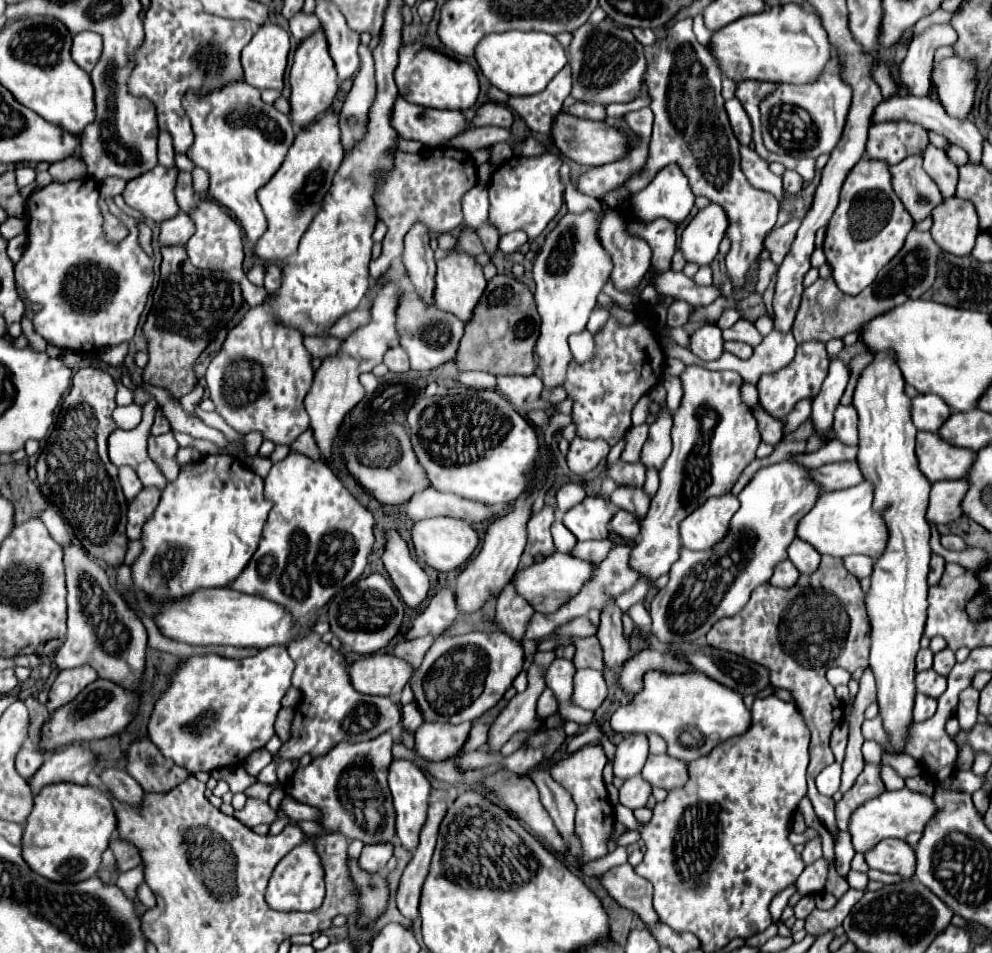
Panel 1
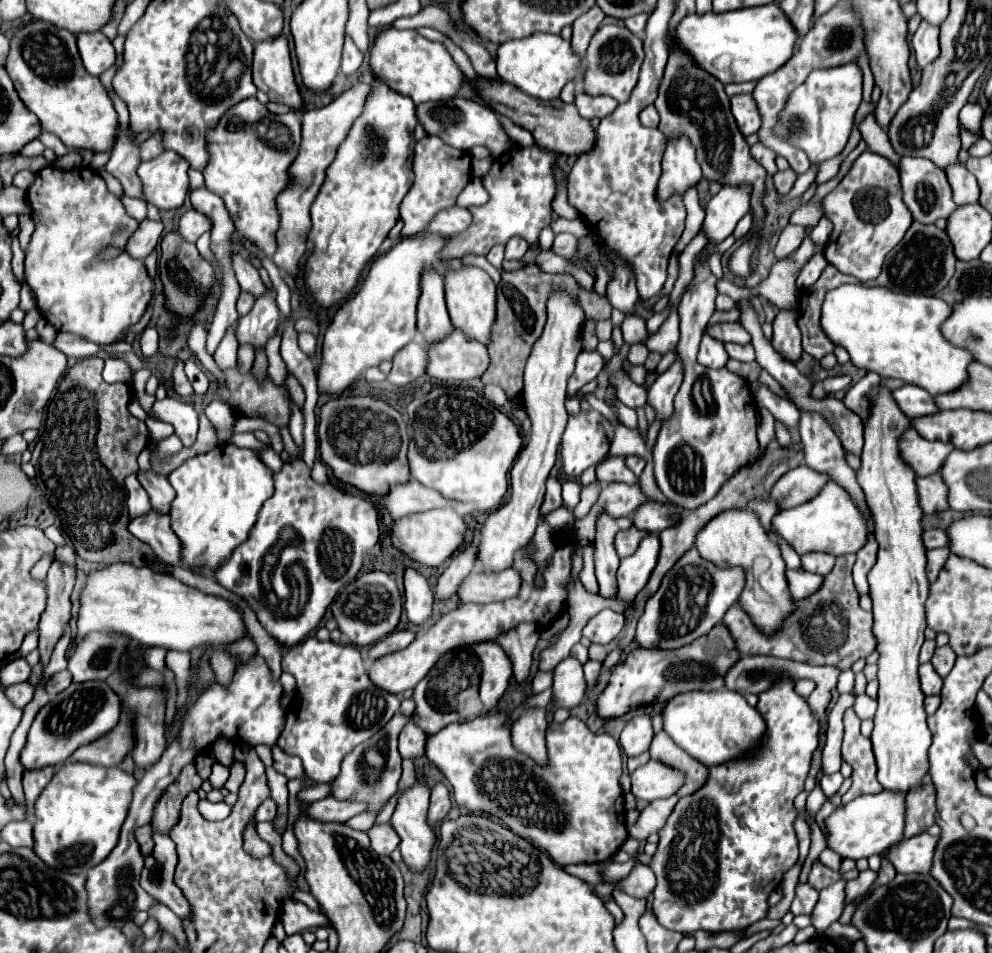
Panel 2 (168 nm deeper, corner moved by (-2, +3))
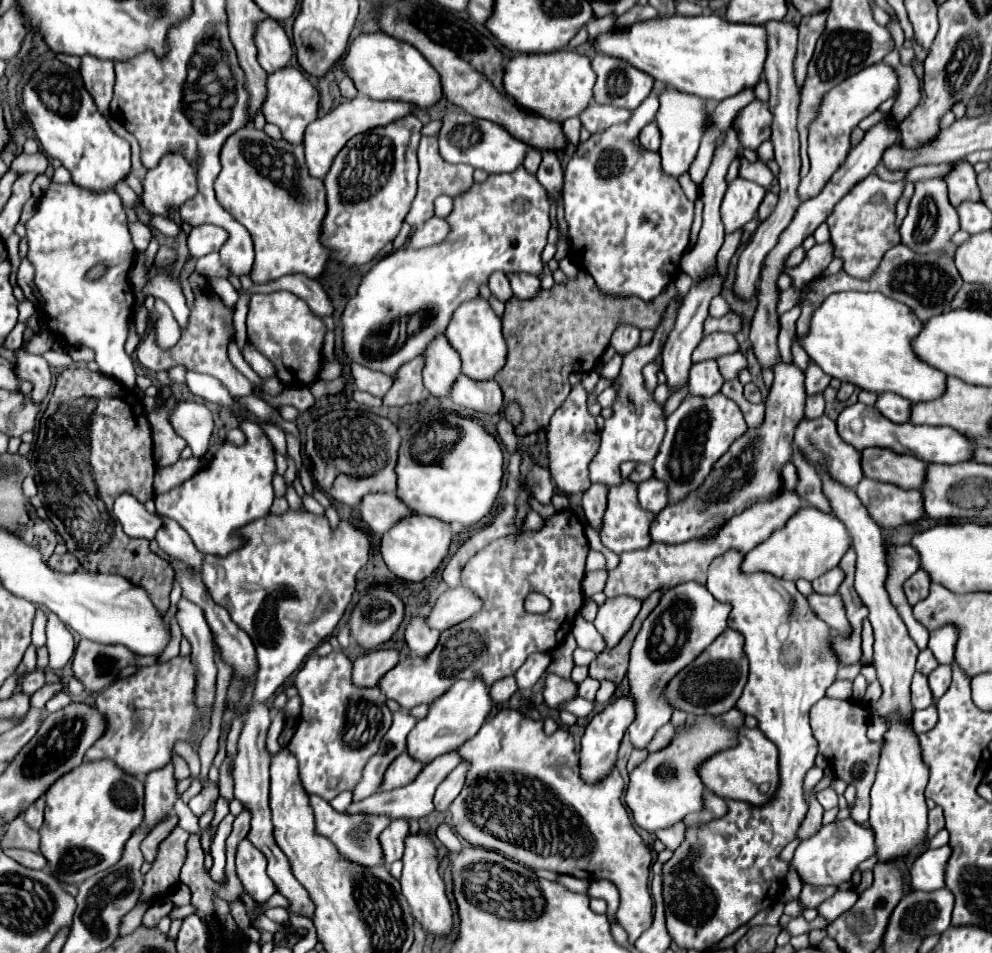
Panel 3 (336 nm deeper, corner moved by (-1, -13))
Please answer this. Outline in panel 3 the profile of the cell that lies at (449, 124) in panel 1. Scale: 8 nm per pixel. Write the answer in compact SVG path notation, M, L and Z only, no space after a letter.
M450 112L444 116L444 126L438 134L440 142L440 154L444 160L452 164L470 164L472 168L480 168L488 174L502 174L502 172L514 172L526 158L528 146L520 140L516 140L510 132L506 132L502 126L490 120L474 118L466 112Z

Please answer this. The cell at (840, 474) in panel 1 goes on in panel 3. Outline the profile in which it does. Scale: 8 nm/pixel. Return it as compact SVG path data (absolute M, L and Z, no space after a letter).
M782 490L780 496L768 502L752 504L752 508L744 510L742 514L732 516L714 536L710 538L698 538L690 540L684 544L664 544L664 542L654 542L652 548L644 548L640 552L626 552L620 556L620 564L616 570L610 572L604 594L606 598L616 598L616 596L632 596L638 600L646 600L652 592L656 590L670 590L678 584L684 582L698 582L706 584L708 578L708 566L714 558L726 554L728 550L738 550L742 554L750 552L760 540L766 540L776 528L784 526L790 516L794 516L802 506L802 500L796 492Z

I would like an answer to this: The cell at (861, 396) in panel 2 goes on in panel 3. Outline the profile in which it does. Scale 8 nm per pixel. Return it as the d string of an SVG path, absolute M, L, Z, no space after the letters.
M860 402L846 406L838 414L836 426L838 426L838 434L842 436L842 440L852 444L856 450L880 446L880 448L890 448L896 454L912 454L918 460L924 460L926 464L930 464L930 462L958 464L958 462L972 460L972 456L968 456L968 452L972 452L974 444L968 444L964 440L964 436L960 436L958 432L952 432L952 428L947 426L916 426L910 422L892 424L890 420L884 420L884 416L880 416L880 412L876 412L874 406L866 406Z

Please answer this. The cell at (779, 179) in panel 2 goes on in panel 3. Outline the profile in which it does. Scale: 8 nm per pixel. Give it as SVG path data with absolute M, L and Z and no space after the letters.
M768 190L768 192L766 192L766 196L764 196L764 200L762 200L762 204L760 204L760 208L758 208L758 216L760 216L762 220L766 220L766 218L772 214L772 210L774 210L776 202L778 202L778 196L776 196L776 194L772 194L772 192Z

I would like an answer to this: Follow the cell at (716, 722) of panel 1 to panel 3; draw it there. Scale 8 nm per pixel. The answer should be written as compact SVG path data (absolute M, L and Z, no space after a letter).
M742 728L740 744L736 748L724 750L712 756L708 762L700 766L700 778L704 786L720 798L748 802L752 806L764 806L770 802L778 790L780 774L778 774L778 748L774 742L766 738L766 734L758 728Z

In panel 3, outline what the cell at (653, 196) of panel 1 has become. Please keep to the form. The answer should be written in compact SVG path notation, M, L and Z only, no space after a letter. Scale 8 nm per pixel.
M666 88L660 92L660 108L656 114L656 122L658 122L658 128L662 132L662 148L660 148L662 168L666 174L678 178L680 174L688 172L692 160L696 158L700 140L704 136L706 122L708 122L706 100Z

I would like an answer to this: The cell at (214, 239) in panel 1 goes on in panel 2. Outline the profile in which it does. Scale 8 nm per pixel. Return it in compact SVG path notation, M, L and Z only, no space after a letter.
M233 242L233 256L231 256L231 264L233 264L233 270L235 270L235 276L241 284L243 290L251 292L253 296L261 296L261 292L265 292L265 284L261 282L261 276L259 276L259 270L239 252L237 244Z

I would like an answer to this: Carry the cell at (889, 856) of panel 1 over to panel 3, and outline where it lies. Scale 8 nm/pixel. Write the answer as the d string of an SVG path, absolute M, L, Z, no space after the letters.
M940 846L936 850L928 848L914 864L912 864L912 886L914 890L940 890L944 888L946 864L952 856L952 848Z

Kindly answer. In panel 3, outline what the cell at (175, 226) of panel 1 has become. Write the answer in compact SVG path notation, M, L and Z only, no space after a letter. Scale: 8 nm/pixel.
M202 224L192 228L188 236L188 250L194 258L200 258L210 252L218 252L226 240L228 240L228 232L224 228L214 224Z

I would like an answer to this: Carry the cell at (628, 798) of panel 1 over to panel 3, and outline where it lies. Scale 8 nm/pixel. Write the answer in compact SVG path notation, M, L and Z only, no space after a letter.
M738 708L712 718L694 716L692 720L686 720L682 726L678 726L672 742L666 748L650 752L648 758L630 772L624 800L632 810L634 822L642 830L658 832L684 820L684 816L690 812L700 812L706 788L698 776L698 768L716 752L734 748L742 726L744 714Z

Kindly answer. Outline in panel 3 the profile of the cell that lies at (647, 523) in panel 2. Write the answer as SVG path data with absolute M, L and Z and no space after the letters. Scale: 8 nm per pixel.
M776 364L774 384L766 398L766 412L762 424L748 428L744 436L736 438L728 452L712 466L712 472L700 488L690 492L676 504L668 504L652 522L652 540L666 544L680 544L706 536L710 530L722 526L732 516L744 512L756 502L770 500L782 490L782 466L792 460L794 430L804 416L806 392L804 374L796 364Z

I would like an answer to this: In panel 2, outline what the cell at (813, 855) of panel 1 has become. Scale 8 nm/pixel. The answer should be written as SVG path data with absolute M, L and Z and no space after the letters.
M815 860L813 866L811 866L811 872L809 872L809 884L811 884L815 890L823 890L823 888L835 884L837 880L844 879L848 881L855 879L858 874L859 871L856 868L843 874L833 872L833 870L829 870L827 866L823 866L819 860Z

